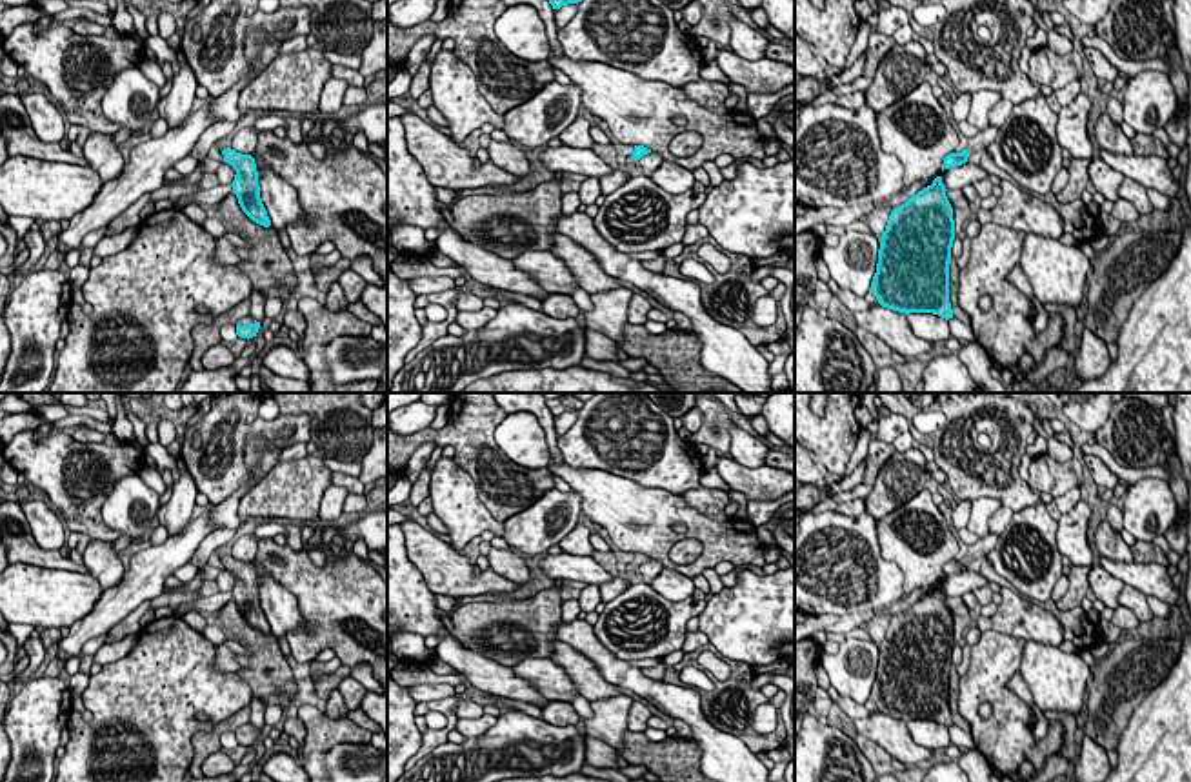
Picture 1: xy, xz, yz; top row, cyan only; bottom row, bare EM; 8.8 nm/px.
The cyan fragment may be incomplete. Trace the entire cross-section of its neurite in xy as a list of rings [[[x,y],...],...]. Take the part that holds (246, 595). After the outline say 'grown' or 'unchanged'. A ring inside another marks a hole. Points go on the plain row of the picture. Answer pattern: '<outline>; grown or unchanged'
[[[231,555],[224,556],[222,562],[224,562],[224,569],[236,578],[231,593],[242,618],[253,629],[269,635],[271,627],[260,606],[258,578],[255,566],[251,562],[236,560]]]; unchanged

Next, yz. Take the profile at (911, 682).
[[[936,584],[891,618],[869,695],[882,715],[953,726],[949,671],[955,627],[946,598],[942,584]]]; unchanged

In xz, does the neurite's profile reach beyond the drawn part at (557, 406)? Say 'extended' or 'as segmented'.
as segmented

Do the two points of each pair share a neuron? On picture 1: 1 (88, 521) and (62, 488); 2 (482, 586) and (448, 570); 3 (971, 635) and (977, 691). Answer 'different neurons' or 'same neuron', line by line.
1: same neuron
2: same neuron
3: different neurons

